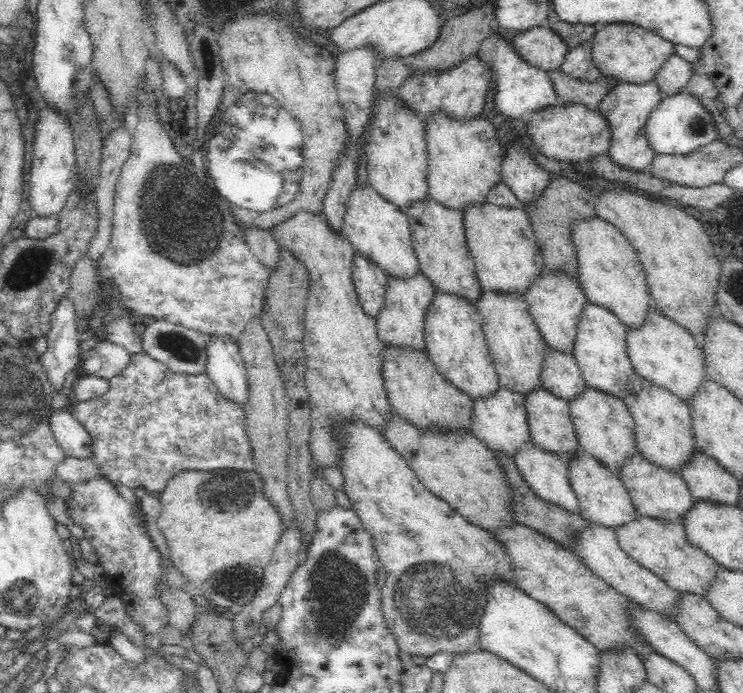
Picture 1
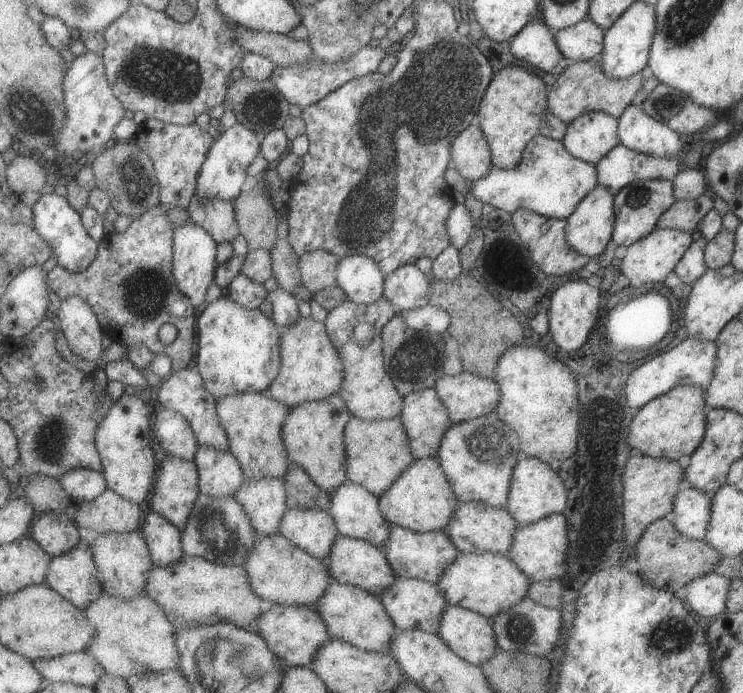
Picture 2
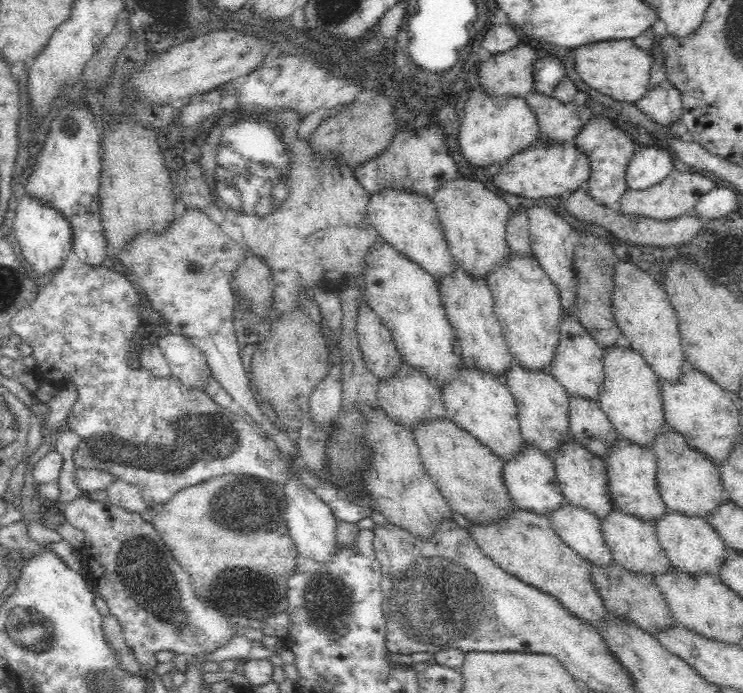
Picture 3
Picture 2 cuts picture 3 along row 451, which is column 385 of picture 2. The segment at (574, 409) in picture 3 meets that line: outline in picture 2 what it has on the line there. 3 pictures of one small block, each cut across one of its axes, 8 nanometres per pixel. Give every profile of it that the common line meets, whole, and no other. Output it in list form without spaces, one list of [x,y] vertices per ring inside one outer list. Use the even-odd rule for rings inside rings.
[[[397,576],[395,583],[386,589],[379,598],[399,629],[422,629],[427,633],[436,634],[446,604],[445,598],[438,592],[437,585],[420,579]]]

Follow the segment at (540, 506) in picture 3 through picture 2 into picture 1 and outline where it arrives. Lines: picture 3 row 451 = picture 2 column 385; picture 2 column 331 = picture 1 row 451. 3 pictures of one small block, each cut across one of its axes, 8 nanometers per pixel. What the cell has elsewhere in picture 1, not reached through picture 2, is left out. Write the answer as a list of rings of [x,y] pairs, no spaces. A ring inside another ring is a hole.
[[[500,385],[490,397],[479,397],[472,400],[473,414],[470,418],[472,435],[484,442],[490,451],[504,451],[508,455],[513,455],[521,445],[531,441],[526,422],[526,398],[523,393],[514,392],[512,389]]]

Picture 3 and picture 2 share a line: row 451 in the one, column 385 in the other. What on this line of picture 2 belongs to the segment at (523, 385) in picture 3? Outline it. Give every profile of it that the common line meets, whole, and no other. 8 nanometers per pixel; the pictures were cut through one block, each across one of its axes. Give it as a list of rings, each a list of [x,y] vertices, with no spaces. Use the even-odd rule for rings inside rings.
[[[398,525],[392,526],[391,535],[382,548],[397,576],[420,579],[435,585],[439,581],[442,571],[451,564],[455,556],[458,556],[458,550],[441,530],[417,533]]]

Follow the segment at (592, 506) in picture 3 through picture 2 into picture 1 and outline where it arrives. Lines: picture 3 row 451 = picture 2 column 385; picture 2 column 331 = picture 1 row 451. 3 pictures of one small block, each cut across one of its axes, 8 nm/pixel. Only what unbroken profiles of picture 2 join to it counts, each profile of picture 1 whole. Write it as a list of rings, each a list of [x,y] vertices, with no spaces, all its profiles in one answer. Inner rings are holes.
[[[537,387],[526,396],[525,408],[527,411],[526,422],[528,423],[528,430],[531,437],[531,442],[542,447],[546,451],[556,453],[564,457],[567,461],[568,456],[572,456],[574,452],[579,450],[579,443],[577,442],[577,435],[575,428],[569,414],[569,402],[546,391],[543,387]]]

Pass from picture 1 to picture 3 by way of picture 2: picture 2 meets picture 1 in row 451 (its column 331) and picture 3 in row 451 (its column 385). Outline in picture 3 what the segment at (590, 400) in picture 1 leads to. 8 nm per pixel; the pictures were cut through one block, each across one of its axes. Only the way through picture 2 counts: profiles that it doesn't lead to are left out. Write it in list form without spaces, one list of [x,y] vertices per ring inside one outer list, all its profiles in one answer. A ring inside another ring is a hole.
[[[618,434],[603,460],[612,508],[652,522],[665,512],[664,501],[656,486],[656,453],[650,447],[634,444]]]

